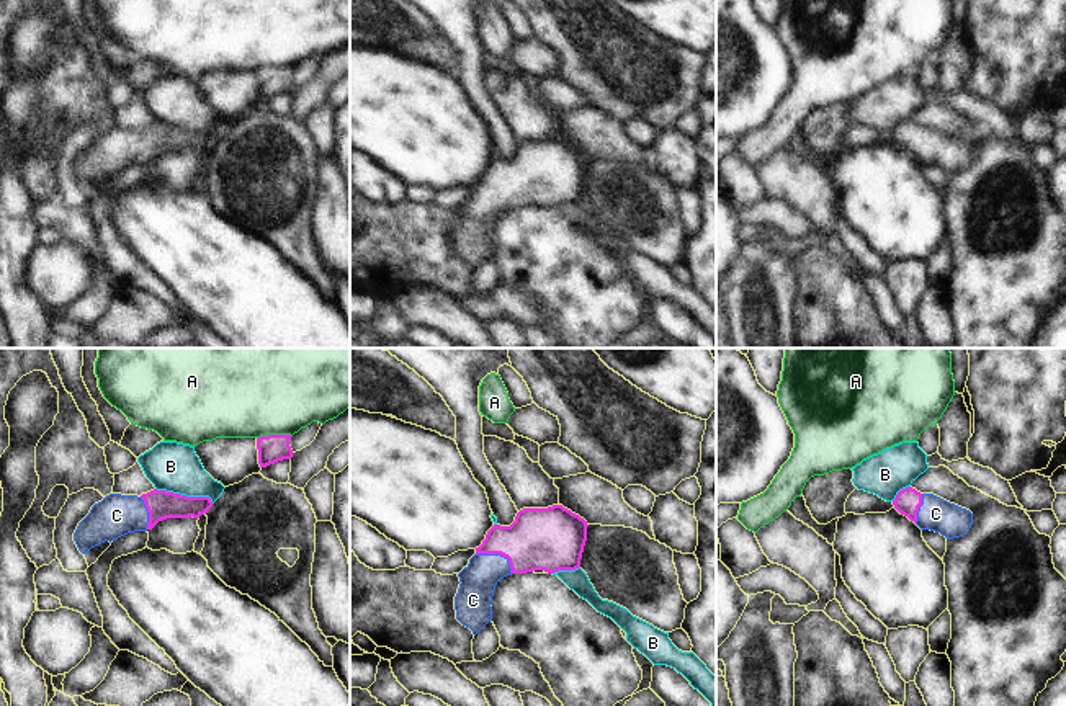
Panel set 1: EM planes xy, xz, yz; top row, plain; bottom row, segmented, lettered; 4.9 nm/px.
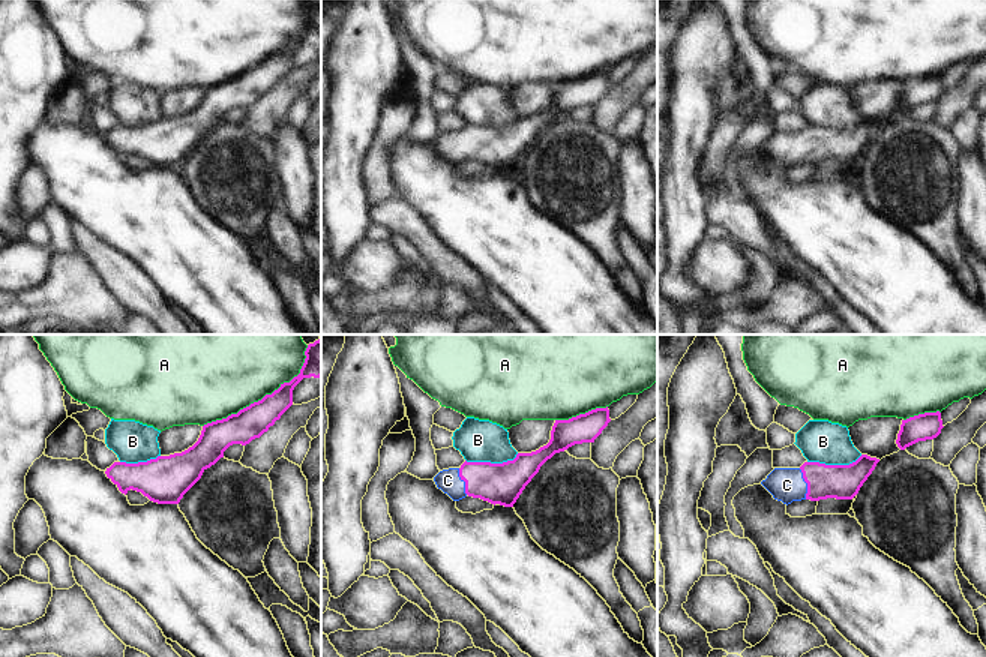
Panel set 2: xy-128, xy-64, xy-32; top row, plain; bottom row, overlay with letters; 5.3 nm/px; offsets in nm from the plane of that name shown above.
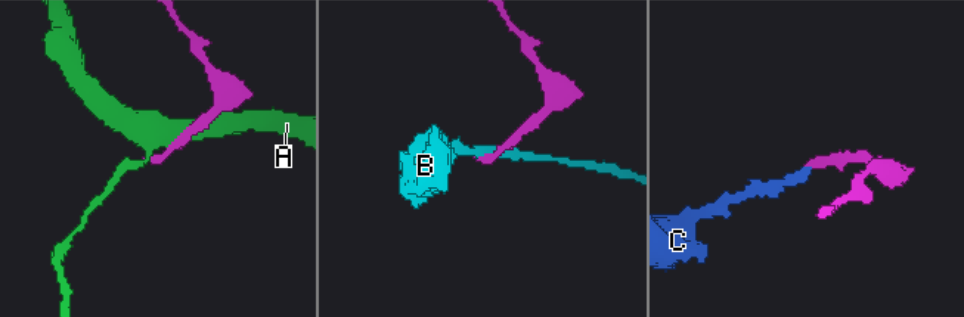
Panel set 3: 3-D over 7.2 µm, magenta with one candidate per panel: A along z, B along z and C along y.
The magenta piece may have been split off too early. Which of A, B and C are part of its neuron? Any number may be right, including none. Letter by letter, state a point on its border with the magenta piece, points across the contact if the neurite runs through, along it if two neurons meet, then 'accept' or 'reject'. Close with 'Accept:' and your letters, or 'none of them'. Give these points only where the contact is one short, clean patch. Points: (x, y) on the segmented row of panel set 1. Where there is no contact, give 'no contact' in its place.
A: xy (273, 435) | reject
B: xy (185, 495) | reject
C: xz (499, 553) | across xz (548, 540), (499, 553), (478, 580) | accept
Accept: C

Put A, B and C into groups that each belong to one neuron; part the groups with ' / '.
A / B / C

